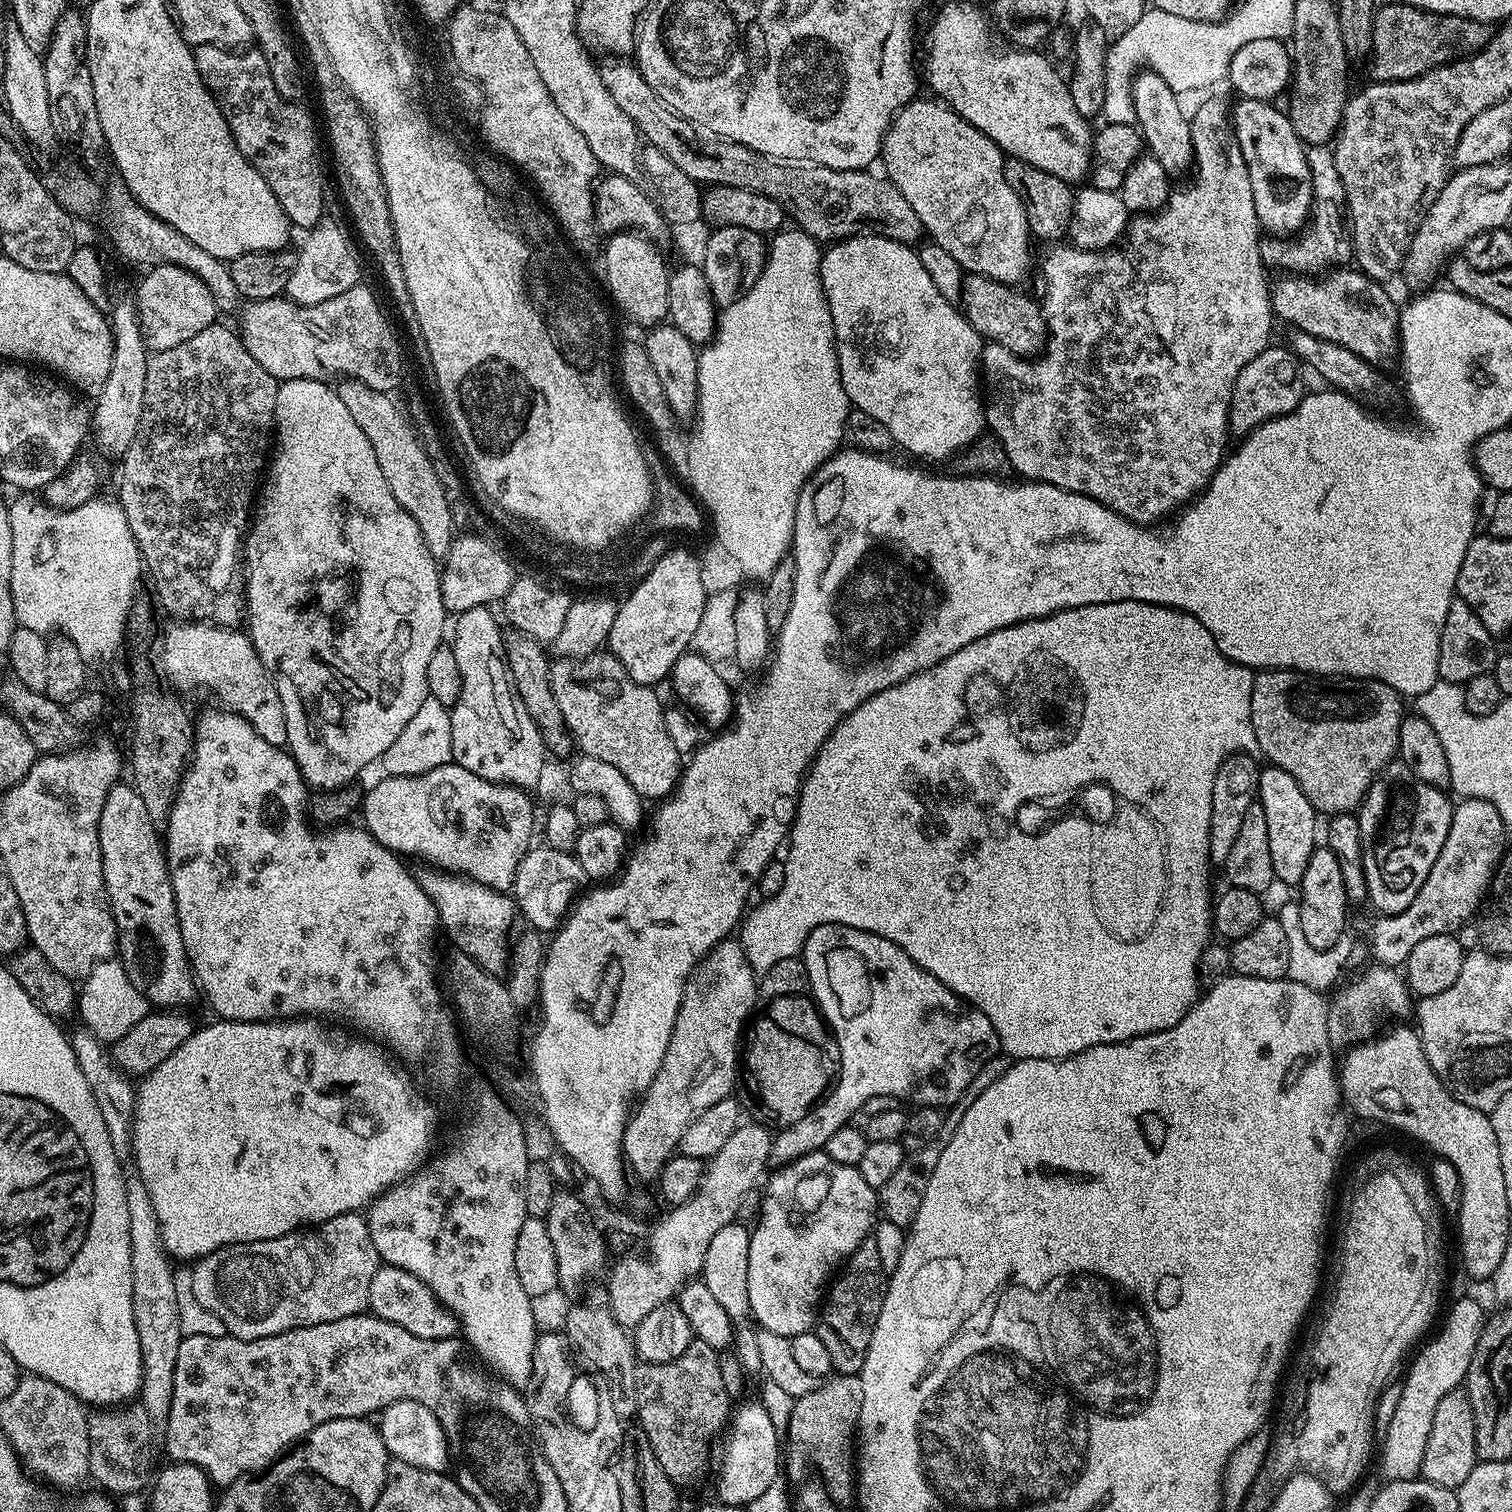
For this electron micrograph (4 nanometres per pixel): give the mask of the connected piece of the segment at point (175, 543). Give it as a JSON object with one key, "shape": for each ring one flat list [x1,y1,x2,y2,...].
{"shape":[[223,322,206,326,206,330,198,330,194,338,182,342,182,346,174,346,170,350,153,352,148,357,146,366,146,398,142,406,142,418,138,426,138,434,134,434,134,442,130,442,128,451,122,457,124,465,120,468,120,496,118,503,126,514,126,522,140,547,143,567,152,575,156,583,156,596,166,611,180,622,203,622,216,624,219,628,236,628,245,619,244,607,244,574,242,571,242,545,250,527,250,513,258,496,258,485,266,468,266,457,270,452,270,437,274,432,276,418,276,395,280,384,254,359,254,354,246,350,239,335,232,332]]}

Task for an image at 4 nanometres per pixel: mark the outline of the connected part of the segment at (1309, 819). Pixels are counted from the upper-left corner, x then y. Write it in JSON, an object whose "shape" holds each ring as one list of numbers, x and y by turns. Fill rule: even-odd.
{"shape":[[1275,766,1265,767,1261,771,1258,802,1262,810,1266,810,1266,831,1270,834,1270,859,1274,862,1276,880,1292,886,1299,885,1302,874,1306,874,1306,862,1310,862,1310,854,1318,847,1318,813,1306,794,1302,794,1298,782,1294,782,1286,770]]}

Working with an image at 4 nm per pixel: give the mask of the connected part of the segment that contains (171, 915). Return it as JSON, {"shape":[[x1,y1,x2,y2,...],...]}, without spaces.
{"shape":[[117,782,110,790,110,794,106,794,106,806,102,806,102,818,98,822,98,838,100,839,102,874,106,882,106,894,108,895,108,901,114,914,114,922,116,923,118,959,124,964,124,969,130,978,130,982,134,982,134,986,148,1000,149,1005,155,1006,160,1010,180,1010,188,1006,184,1004,190,1003,195,996,198,996,198,985,196,977,192,975,192,966,188,962,188,955,182,942,180,919,176,917,176,899,174,898,174,890,172,889,172,879,168,873,168,857,162,847,161,833,159,831,156,833,156,828,158,828,157,821,150,818,150,813,146,811,146,805,143,804,142,798,138,798,138,794,131,783]]}

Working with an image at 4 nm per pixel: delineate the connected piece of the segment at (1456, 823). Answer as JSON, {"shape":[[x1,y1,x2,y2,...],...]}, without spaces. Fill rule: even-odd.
{"shape":[[1461,799,1453,807,1450,831,1438,861,1410,906,1398,915,1376,918,1378,920,1370,934,1370,950,1377,959,1375,961,1383,967,1401,967,1423,939,1457,933,1479,911,1492,876,1506,851,1506,839,1508,833,1501,815,1492,803,1482,799]]}

